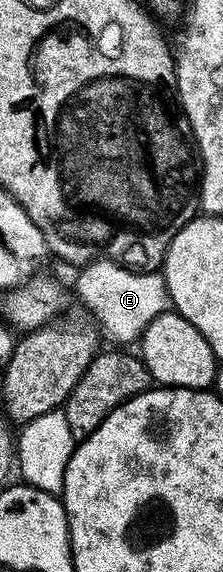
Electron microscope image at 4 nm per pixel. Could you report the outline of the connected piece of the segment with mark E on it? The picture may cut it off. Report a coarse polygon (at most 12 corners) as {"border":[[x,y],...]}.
{"border":[[98,258],[77,296],[100,331],[129,346],[170,307],[160,271]]}

